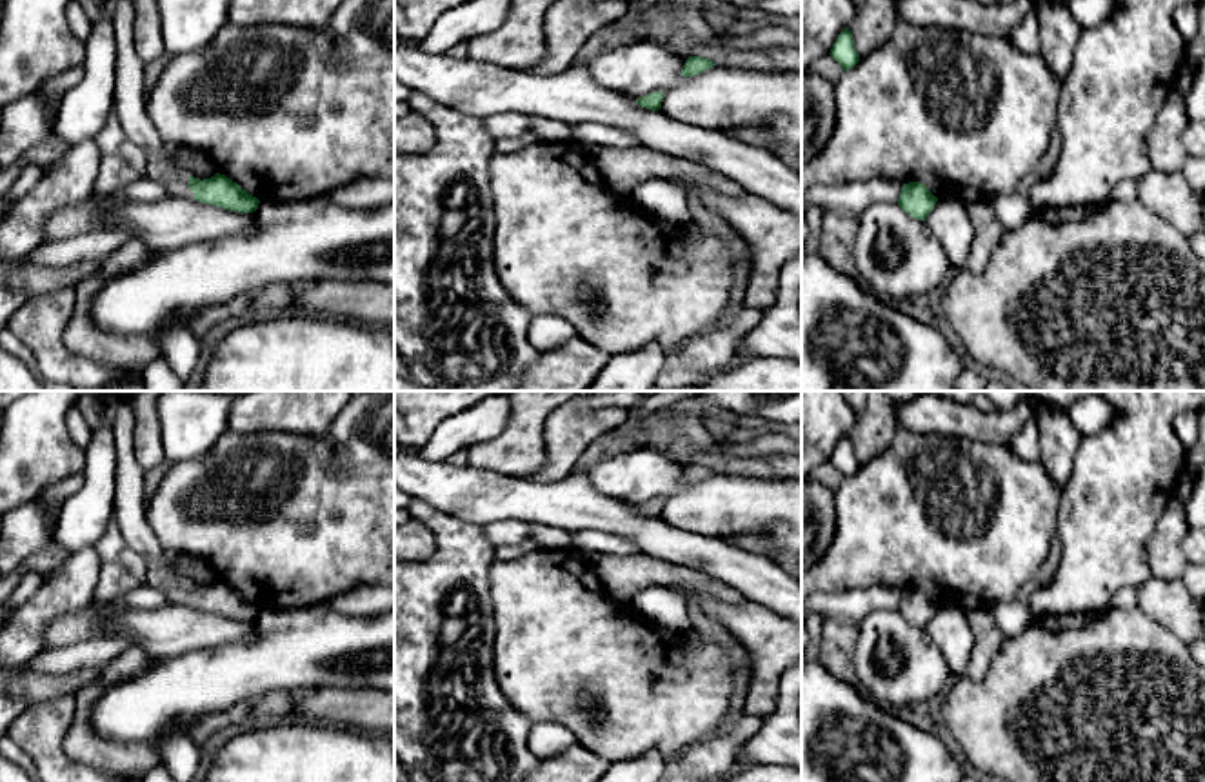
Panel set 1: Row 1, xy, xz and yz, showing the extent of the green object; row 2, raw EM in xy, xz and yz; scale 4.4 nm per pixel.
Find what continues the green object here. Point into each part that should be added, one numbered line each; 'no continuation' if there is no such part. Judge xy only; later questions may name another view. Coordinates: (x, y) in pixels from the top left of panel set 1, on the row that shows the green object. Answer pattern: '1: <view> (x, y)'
1: xy (129, 95)

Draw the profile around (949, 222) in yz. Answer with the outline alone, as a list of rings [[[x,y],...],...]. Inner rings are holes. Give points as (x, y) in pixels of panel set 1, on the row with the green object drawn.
[[[954,196],[938,198],[934,209],[925,218],[925,224],[940,240],[951,262],[943,276],[943,287],[947,289],[954,276],[965,267],[974,240],[967,204]]]

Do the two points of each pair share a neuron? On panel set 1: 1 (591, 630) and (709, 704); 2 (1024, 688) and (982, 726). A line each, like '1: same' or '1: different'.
1: same
2: same

